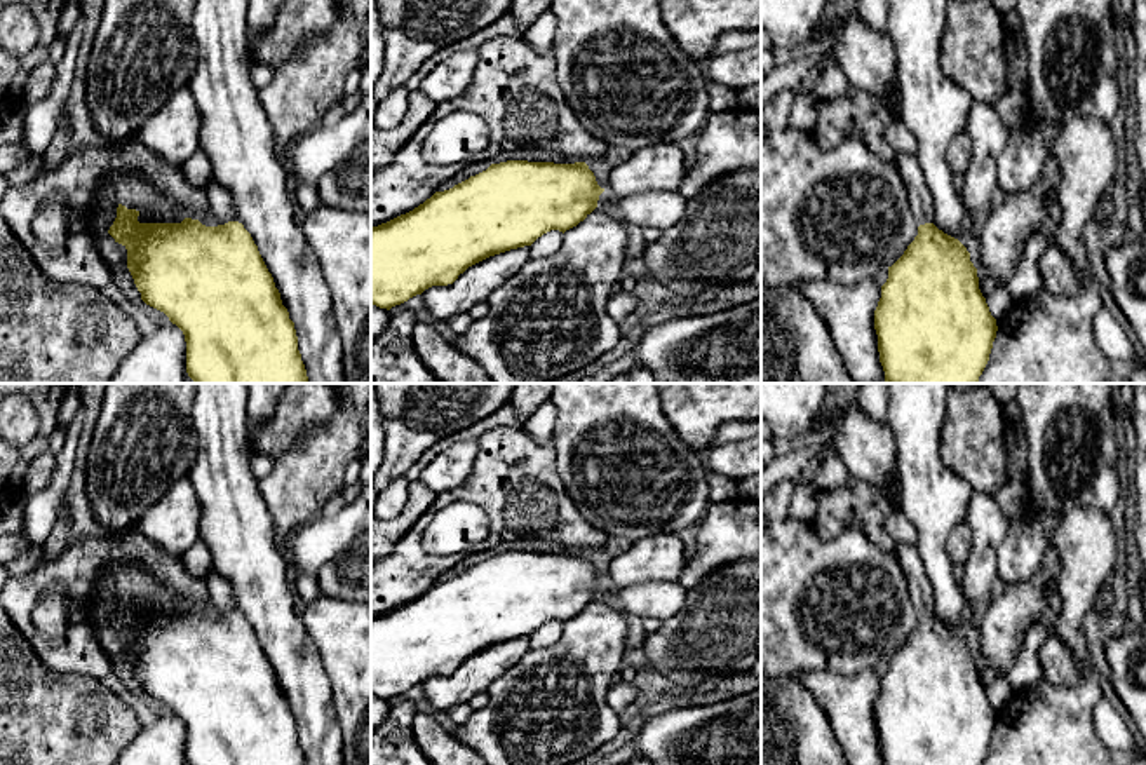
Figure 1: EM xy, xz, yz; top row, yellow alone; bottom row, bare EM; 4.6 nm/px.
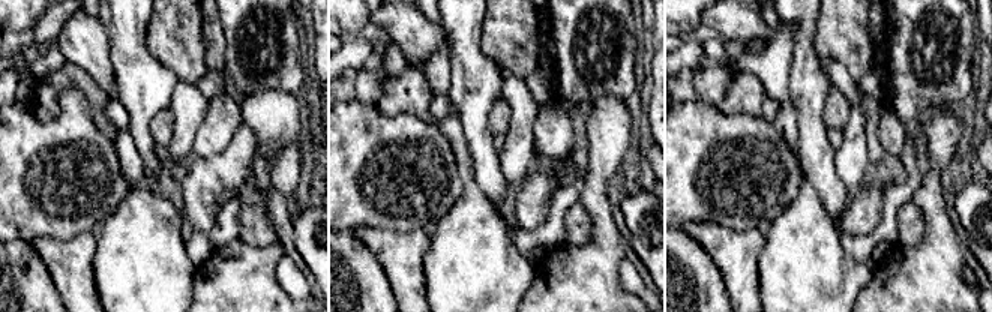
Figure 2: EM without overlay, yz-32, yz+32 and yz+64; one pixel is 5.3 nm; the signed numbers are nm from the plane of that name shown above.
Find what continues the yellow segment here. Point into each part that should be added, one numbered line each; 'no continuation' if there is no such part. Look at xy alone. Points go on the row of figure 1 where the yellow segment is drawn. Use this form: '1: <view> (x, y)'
1: xy (220, 201)

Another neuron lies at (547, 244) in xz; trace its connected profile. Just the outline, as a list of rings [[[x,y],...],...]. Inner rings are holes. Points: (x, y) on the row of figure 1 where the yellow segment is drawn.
[[[550,230],[543,234],[529,246],[529,256],[533,260],[552,256],[561,247],[561,237],[563,237],[563,232],[559,230]]]

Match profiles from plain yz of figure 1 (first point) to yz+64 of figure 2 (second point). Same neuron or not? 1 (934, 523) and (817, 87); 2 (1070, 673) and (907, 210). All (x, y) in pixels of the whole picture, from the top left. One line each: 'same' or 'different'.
1: same
2: same

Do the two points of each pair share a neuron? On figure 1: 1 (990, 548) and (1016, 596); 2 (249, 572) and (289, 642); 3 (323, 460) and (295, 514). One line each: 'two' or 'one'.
1: two
2: one
3: one

